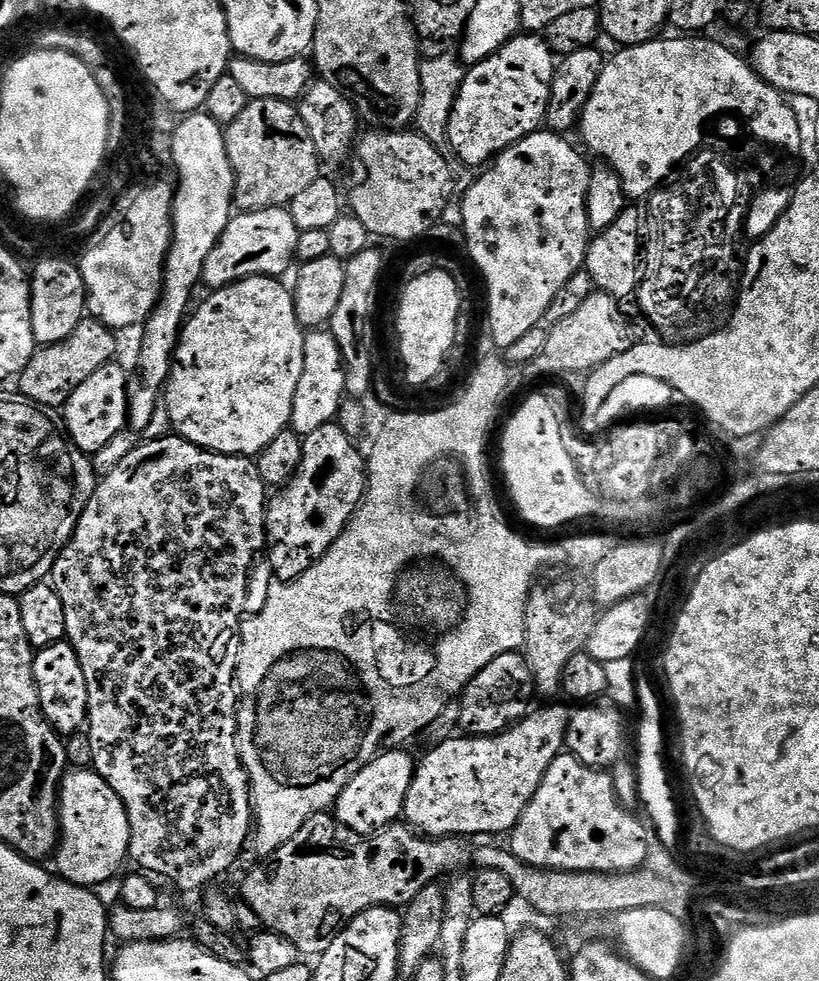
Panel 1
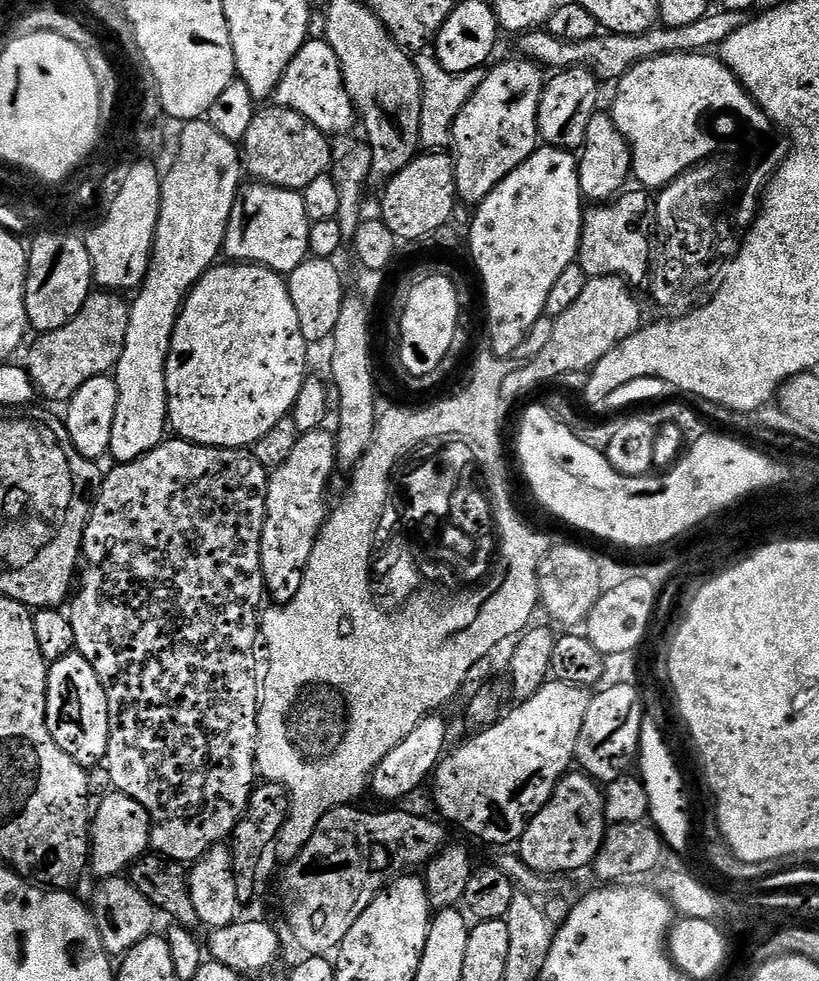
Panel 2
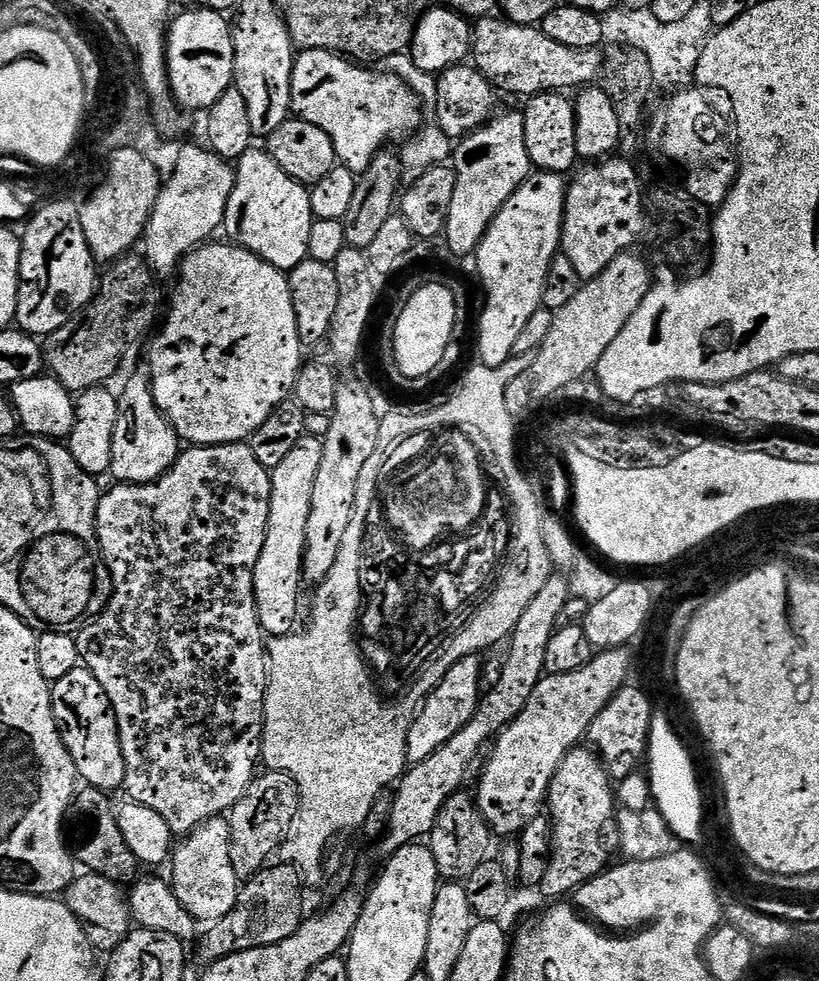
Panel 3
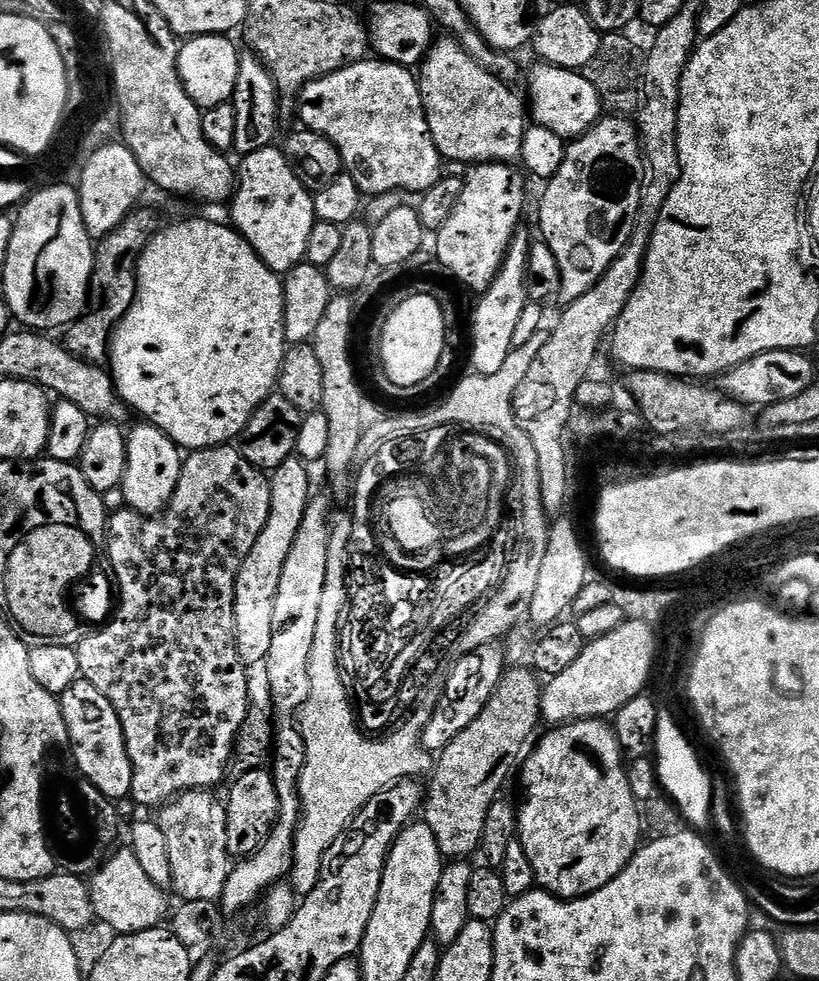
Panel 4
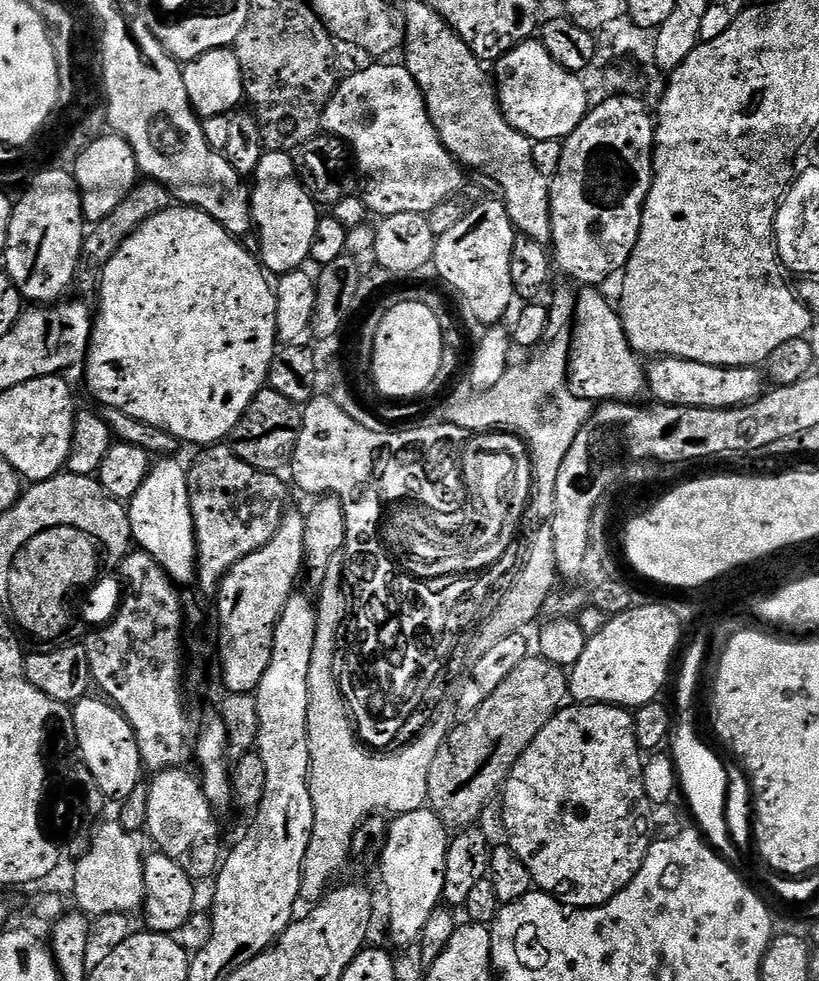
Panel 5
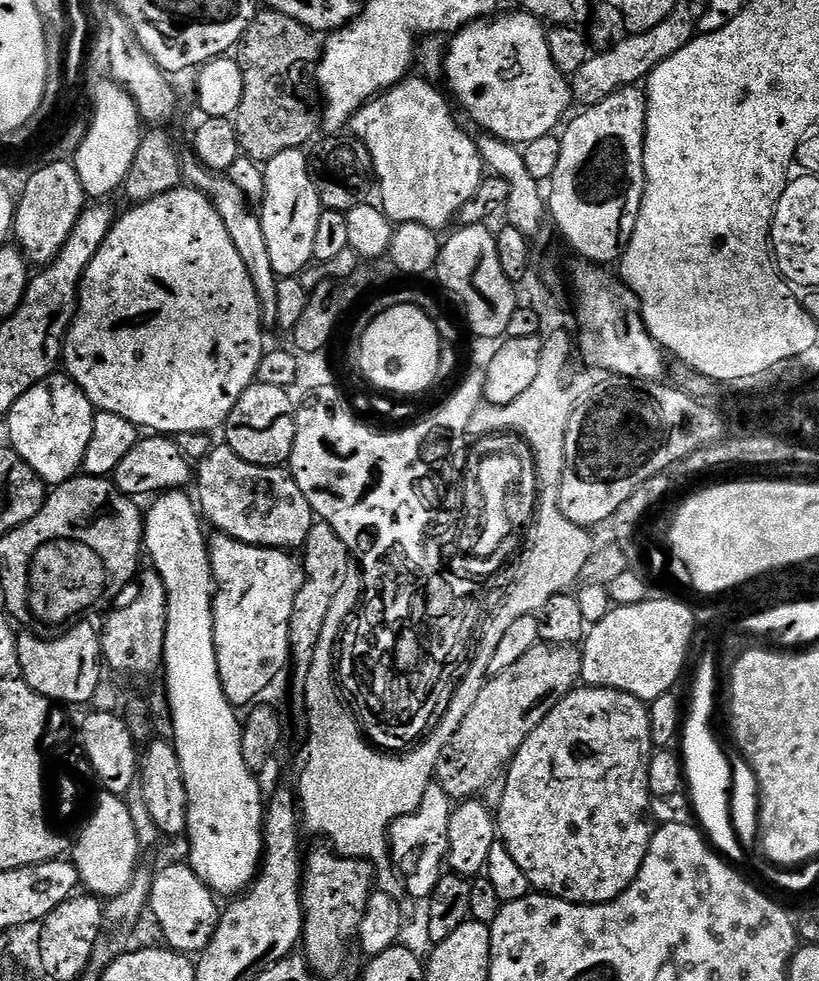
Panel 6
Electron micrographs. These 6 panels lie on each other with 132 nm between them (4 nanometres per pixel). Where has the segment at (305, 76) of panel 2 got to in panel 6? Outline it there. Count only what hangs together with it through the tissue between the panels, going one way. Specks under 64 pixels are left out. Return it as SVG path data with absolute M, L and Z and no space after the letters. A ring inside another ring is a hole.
M405 78L375 100L363 104L352 115L350 129L364 143L372 159L372 172L380 187L378 207L393 225L421 224L423 228L441 230L460 215L460 207L478 190L482 179L482 161L474 146L456 133L452 124L444 121L444 112L436 105L436 92L424 78Z

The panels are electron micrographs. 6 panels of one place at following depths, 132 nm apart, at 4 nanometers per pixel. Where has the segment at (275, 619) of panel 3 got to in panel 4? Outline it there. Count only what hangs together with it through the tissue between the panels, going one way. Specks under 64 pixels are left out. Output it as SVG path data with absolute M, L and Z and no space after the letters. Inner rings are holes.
M293 454L286 462L282 462L282 466L278 466L270 473L270 514L266 518L266 526L262 526L262 534L258 534L258 542L254 542L254 550L250 550L250 554L242 562L236 579L234 594L236 645L238 654L248 666L263 665L270 654L274 598L278 594L282 566L286 566L290 546L294 546L298 526L302 526L306 506L314 495L308 469L309 465L300 456Z

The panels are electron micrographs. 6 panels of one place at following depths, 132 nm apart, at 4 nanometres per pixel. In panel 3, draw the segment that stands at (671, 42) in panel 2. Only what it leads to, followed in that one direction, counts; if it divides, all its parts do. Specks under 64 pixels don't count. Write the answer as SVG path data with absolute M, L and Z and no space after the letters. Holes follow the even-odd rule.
M496 14L475 21L472 30L471 63L500 94L509 92L527 98L543 92L564 92L568 88L580 90L599 81L605 59L600 48L570 50L570 46L546 38L543 27L516 24Z

